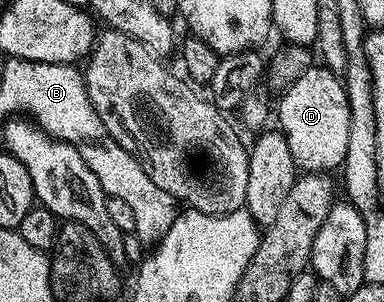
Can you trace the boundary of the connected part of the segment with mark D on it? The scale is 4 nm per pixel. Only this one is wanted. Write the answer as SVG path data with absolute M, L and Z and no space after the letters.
M316 64L307 69L291 87L282 94L280 102L279 129L288 141L290 155L297 167L304 172L333 172L339 171L347 163L347 142L354 137L350 134L350 108L348 107L348 91L345 85L330 70Z

